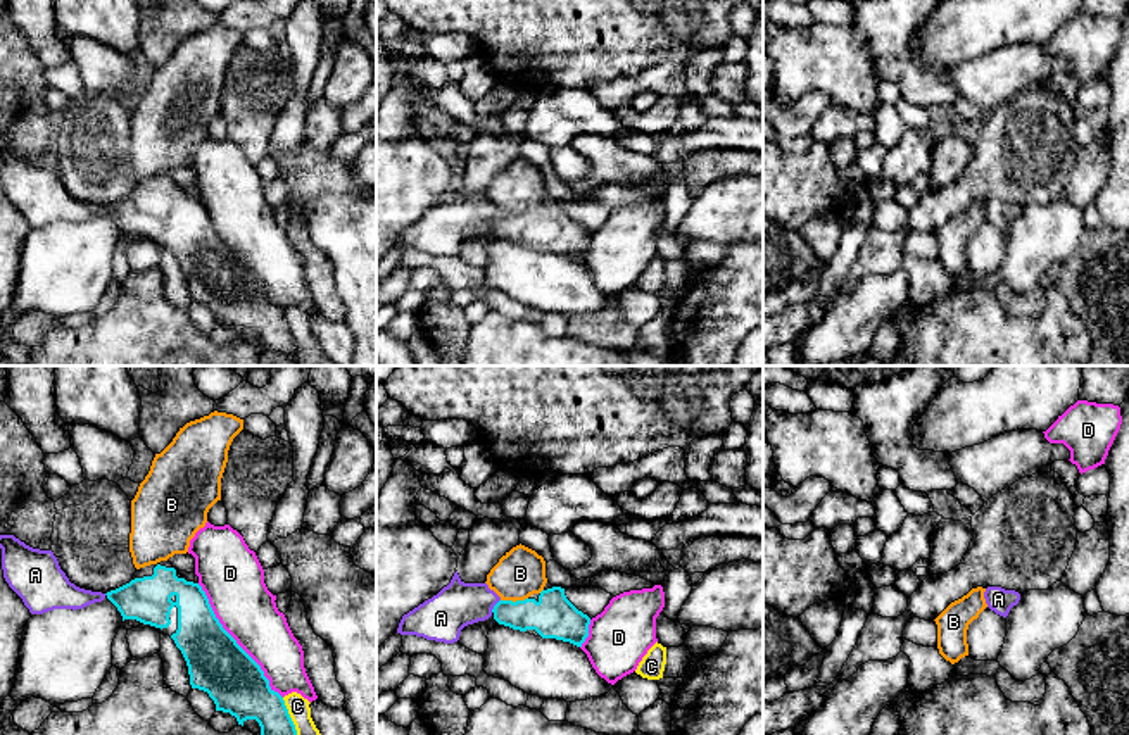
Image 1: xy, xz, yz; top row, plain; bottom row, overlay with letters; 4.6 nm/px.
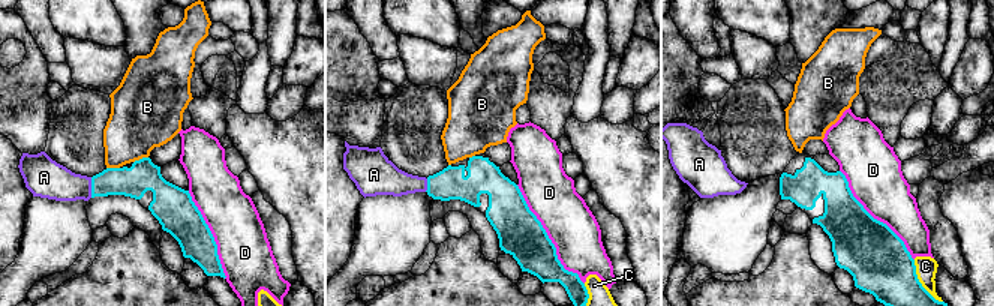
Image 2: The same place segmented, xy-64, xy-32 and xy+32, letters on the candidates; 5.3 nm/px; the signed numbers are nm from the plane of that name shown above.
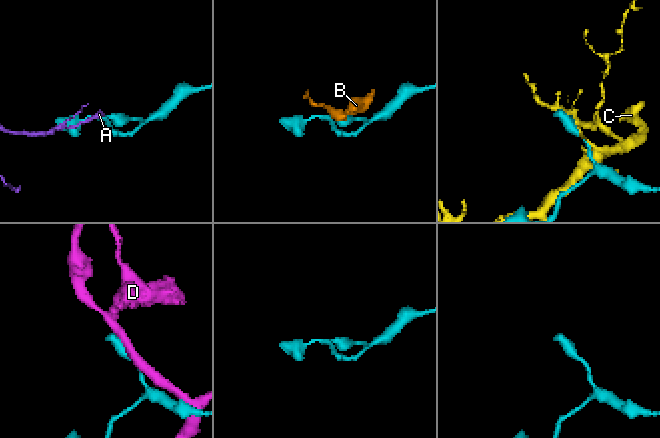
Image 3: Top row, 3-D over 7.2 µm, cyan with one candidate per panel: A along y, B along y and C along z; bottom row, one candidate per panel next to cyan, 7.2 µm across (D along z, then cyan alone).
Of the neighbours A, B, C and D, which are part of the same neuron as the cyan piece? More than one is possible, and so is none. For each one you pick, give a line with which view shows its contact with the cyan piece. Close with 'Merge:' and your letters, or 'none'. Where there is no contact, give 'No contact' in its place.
A: Touches cyan in xz
Merge: A

